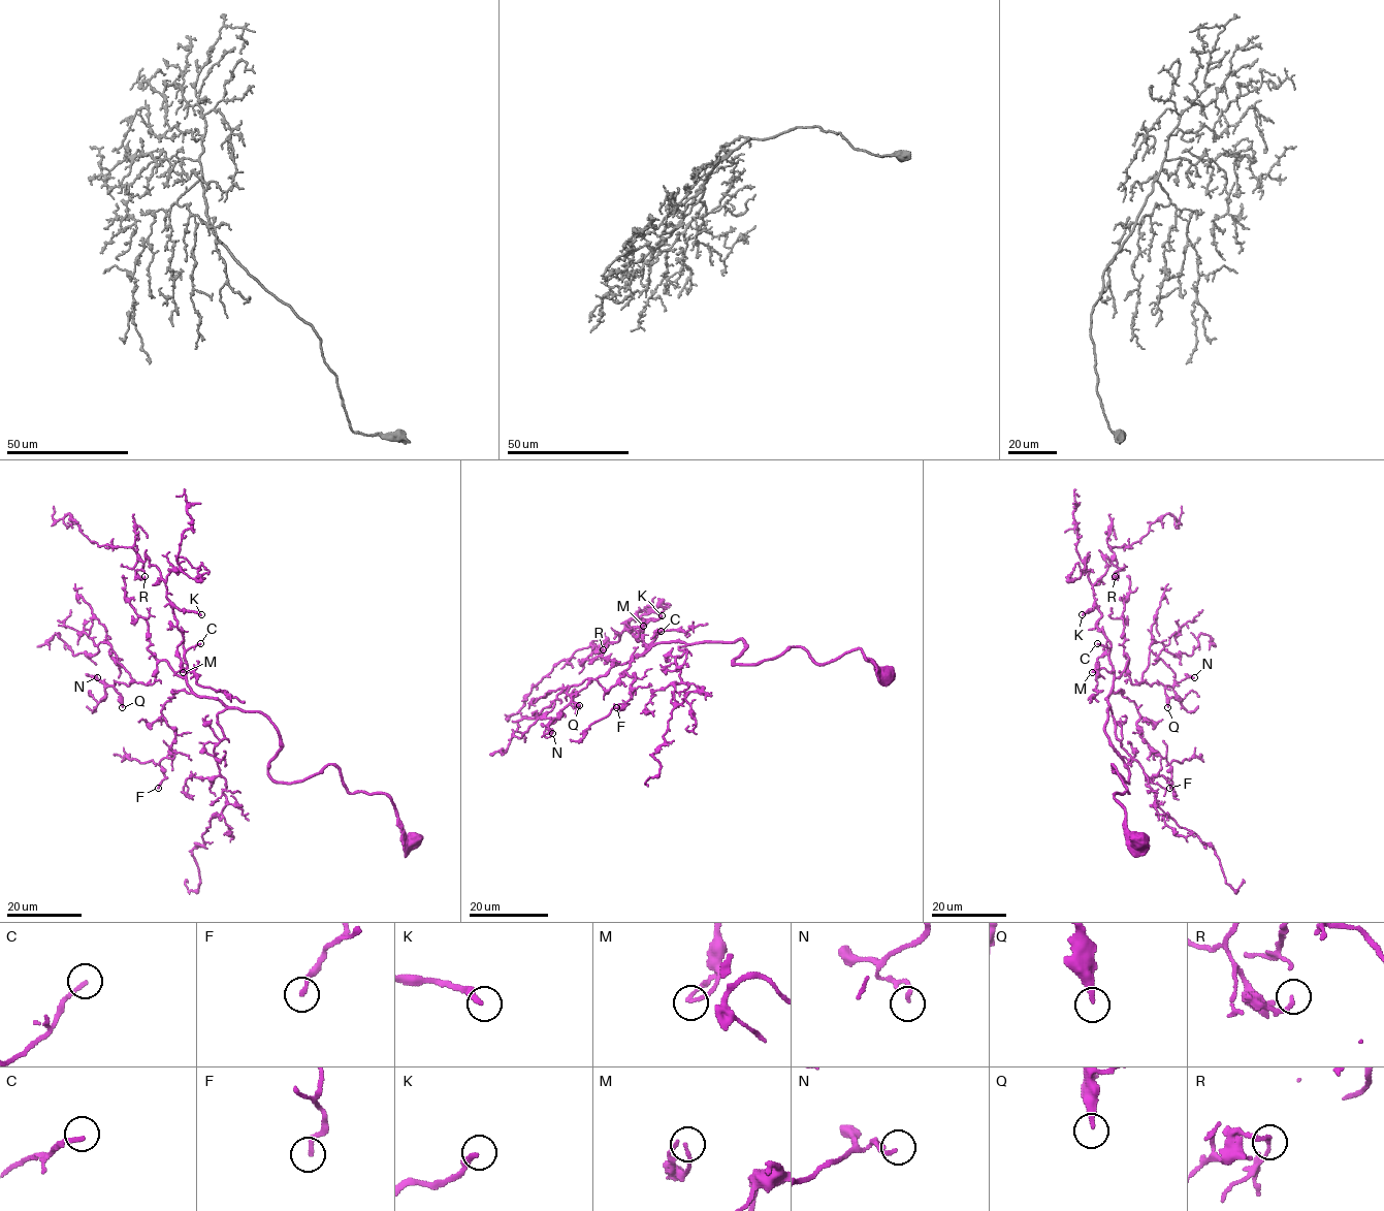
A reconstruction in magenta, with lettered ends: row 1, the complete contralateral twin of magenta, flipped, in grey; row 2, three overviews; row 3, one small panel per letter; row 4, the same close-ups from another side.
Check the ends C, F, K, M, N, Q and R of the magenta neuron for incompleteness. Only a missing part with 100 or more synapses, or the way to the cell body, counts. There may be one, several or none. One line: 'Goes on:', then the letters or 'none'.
Goes on: K

